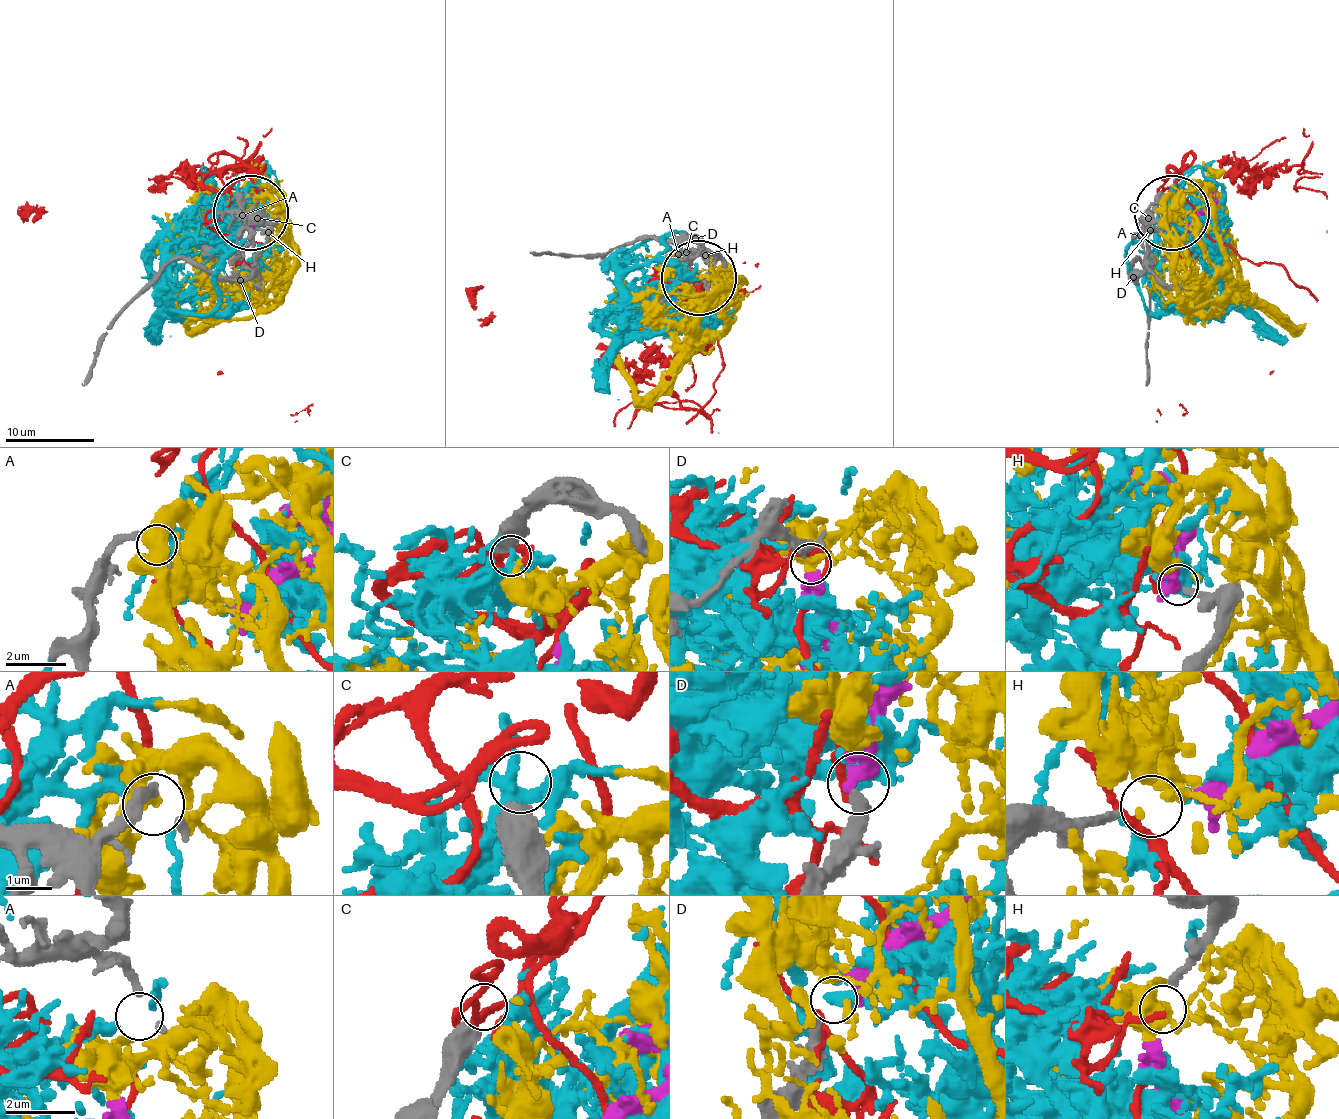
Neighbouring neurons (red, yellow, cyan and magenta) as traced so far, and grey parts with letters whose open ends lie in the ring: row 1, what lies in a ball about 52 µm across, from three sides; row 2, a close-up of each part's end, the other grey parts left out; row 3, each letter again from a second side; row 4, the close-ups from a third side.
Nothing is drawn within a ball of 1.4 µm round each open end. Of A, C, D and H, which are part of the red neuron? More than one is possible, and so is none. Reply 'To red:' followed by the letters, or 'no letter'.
To red: no letter

